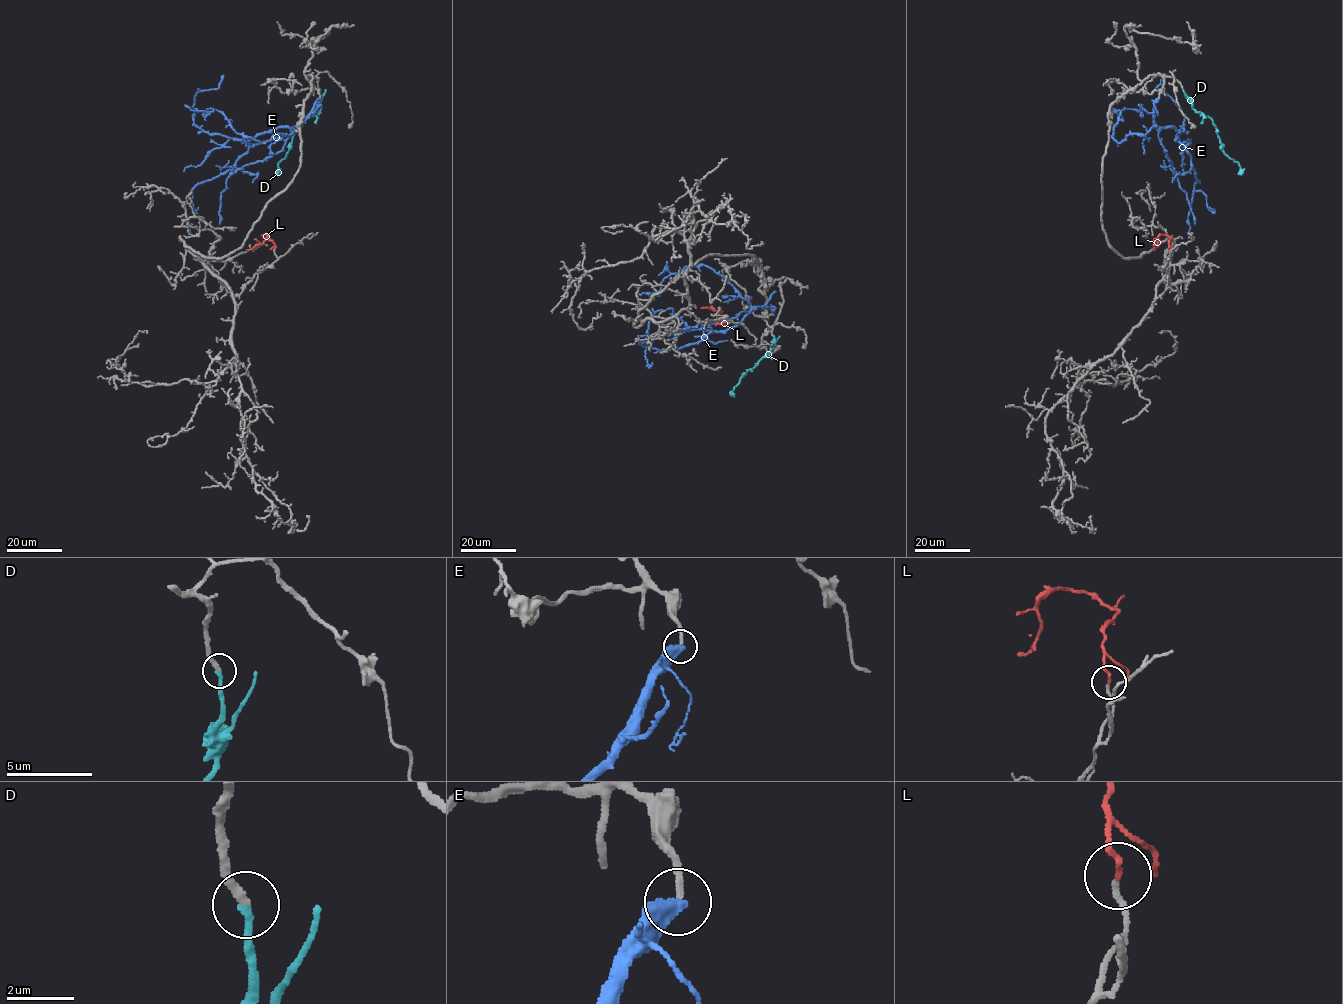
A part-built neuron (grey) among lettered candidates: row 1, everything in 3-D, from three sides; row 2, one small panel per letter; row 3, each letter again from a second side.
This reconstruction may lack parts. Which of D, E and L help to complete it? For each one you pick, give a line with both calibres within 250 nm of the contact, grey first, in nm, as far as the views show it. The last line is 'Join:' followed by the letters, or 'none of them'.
D: Thickness 240 nm (grey) against 240 nm
L: Thickness 190 nm (grey) against 150 nm
Join: D, L

